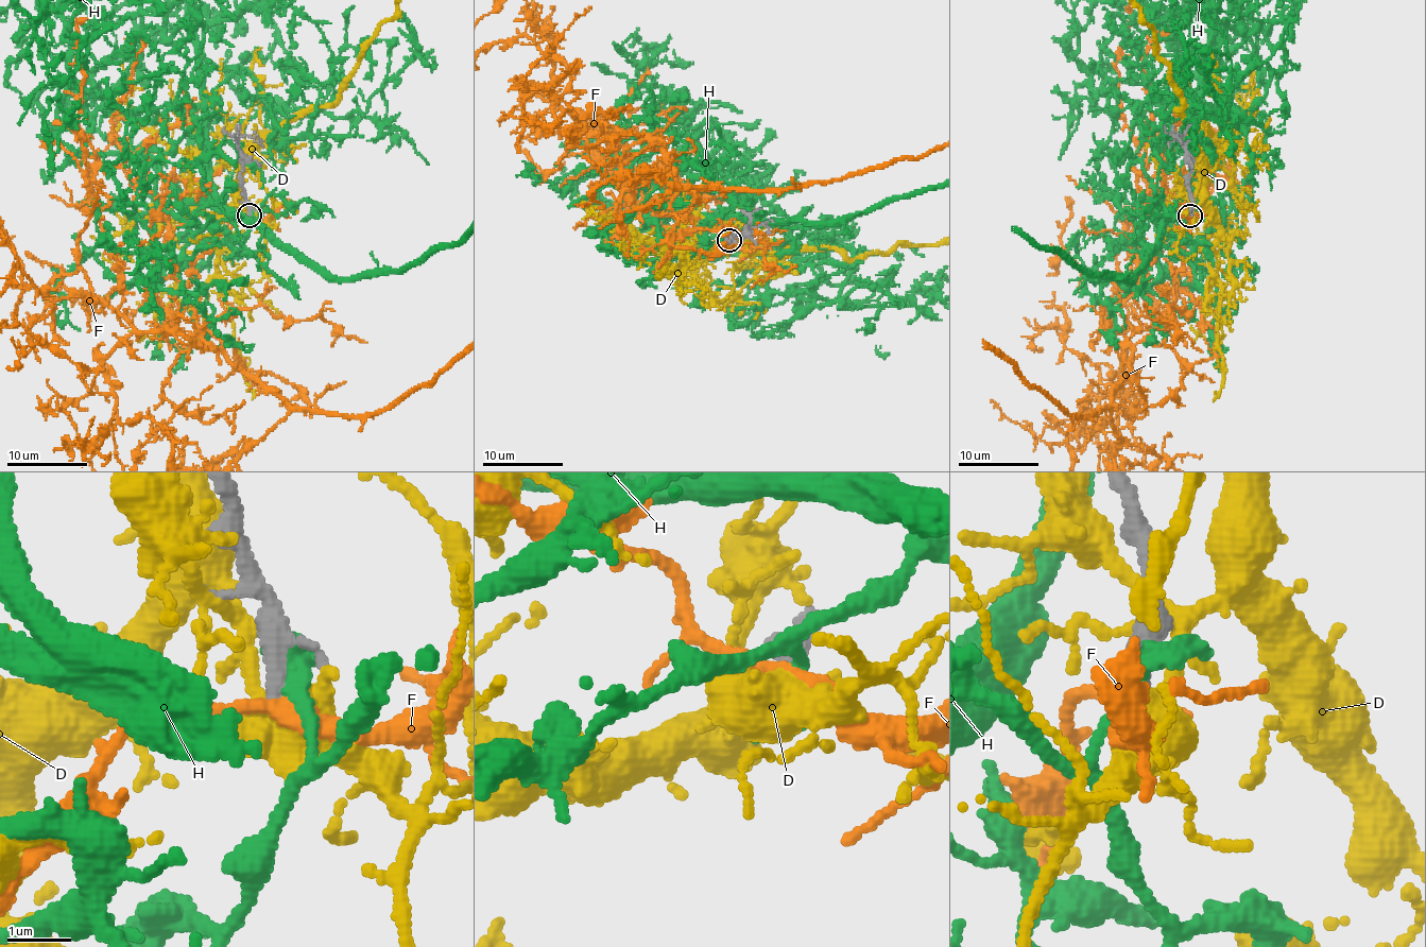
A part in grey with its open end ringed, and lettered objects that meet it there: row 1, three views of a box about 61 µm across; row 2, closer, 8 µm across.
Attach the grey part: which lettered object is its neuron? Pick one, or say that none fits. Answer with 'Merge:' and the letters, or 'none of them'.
Merge: none of them

